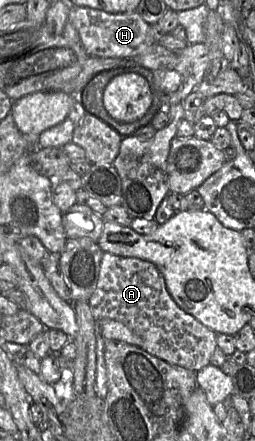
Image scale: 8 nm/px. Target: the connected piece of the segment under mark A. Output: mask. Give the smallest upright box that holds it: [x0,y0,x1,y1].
[88,252,217,372]

